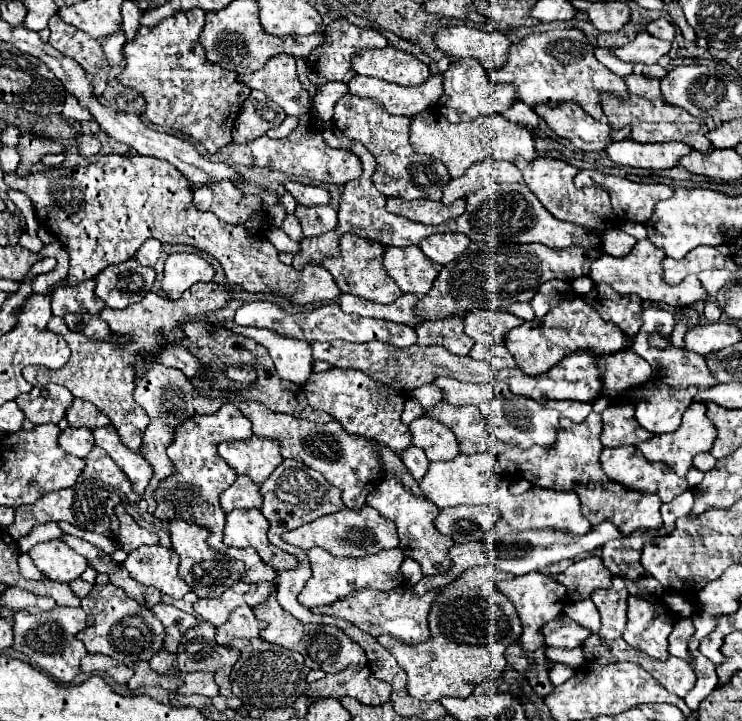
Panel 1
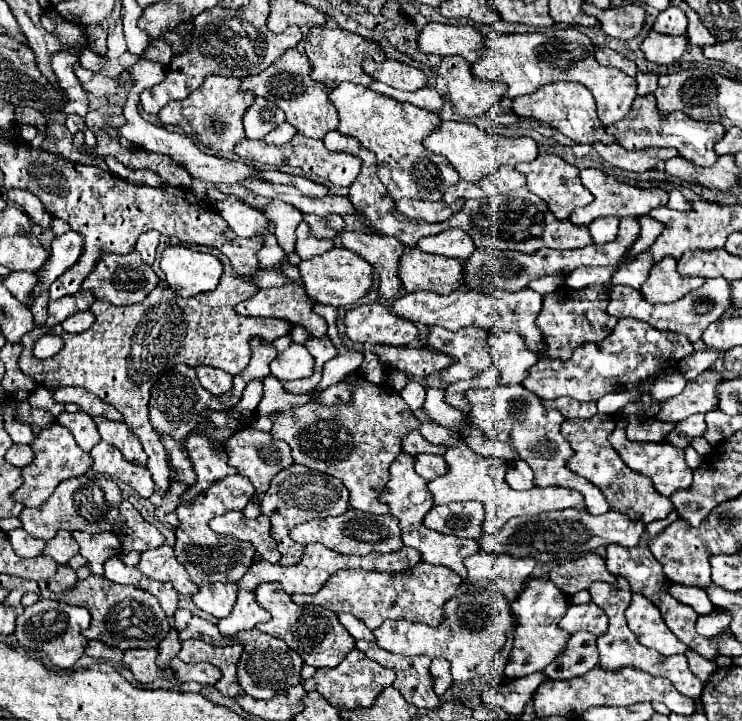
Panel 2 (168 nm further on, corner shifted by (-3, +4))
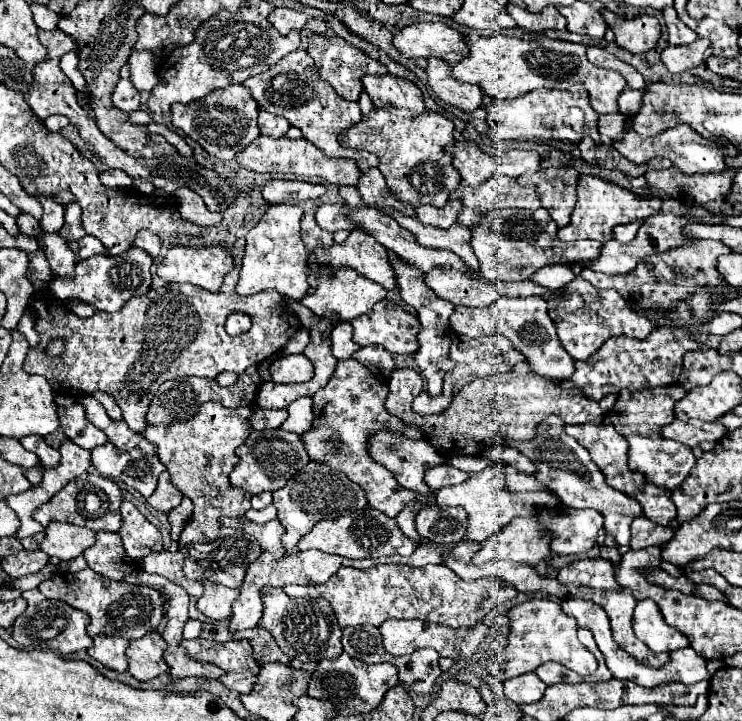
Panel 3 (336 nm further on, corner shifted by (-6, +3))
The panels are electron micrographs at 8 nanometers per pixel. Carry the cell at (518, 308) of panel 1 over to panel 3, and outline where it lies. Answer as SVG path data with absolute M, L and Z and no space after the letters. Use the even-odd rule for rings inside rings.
M498 297L492 305L488 305L484 309L456 307L454 315L450 317L450 323L456 333L468 335L472 339L476 339L480 335L504 335L506 339L510 339L510 343L516 351L526 355L526 359L536 375L544 375L544 377L562 381L562 379L570 379L574 373L574 359L562 347L562 343L556 335L554 321L548 315L548 303L542 297L526 297L526 299L524 297L518 297L518 299Z

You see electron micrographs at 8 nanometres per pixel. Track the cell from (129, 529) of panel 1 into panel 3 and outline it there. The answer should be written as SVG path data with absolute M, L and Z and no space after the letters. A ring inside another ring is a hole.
M122 501L120 515L122 527L118 529L118 535L122 537L124 549L132 559L142 559L148 553L162 551L160 531L130 501Z

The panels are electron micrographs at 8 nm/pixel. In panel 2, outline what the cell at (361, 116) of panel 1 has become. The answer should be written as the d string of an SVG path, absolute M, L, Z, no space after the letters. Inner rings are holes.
M341 82L329 92L331 102L339 112L339 132L357 138L367 150L375 152L379 166L379 180L385 184L393 200L419 198L419 200L441 200L443 192L459 182L459 174L447 162L445 156L433 154L423 146L423 138L435 130L441 122L437 114L417 108L409 102L397 102L385 94L373 92L371 88Z

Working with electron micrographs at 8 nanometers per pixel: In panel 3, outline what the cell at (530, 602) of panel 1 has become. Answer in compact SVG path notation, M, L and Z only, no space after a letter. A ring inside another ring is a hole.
M530 599L520 605L514 605L508 611L508 641L502 653L504 677L518 677L528 671L536 671L538 665L546 661L556 661L578 675L590 675L596 671L594 655L578 641L576 637L576 619L566 615L556 601L550 599Z

